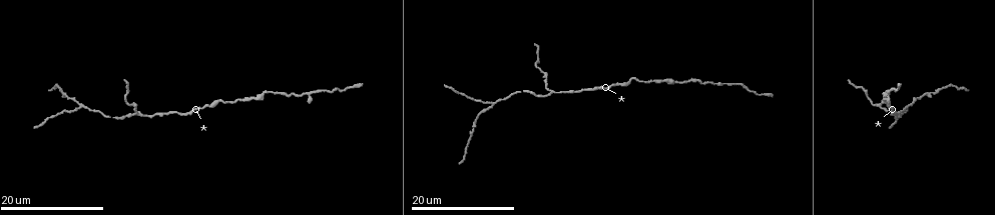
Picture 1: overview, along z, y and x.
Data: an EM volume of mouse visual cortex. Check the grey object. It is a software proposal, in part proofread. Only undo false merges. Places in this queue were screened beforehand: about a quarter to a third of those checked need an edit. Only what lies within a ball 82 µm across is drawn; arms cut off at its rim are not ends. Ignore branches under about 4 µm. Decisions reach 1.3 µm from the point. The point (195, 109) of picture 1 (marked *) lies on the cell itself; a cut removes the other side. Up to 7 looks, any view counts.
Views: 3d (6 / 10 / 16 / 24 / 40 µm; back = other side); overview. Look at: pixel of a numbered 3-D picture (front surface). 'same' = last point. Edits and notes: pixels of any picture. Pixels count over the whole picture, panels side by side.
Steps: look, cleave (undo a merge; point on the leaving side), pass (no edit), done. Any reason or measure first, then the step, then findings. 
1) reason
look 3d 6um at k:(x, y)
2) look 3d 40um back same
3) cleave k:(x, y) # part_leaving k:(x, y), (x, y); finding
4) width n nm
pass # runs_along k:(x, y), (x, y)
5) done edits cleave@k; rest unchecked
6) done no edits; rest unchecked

three arms meet
look 3d 24um at 1:(140, 115)

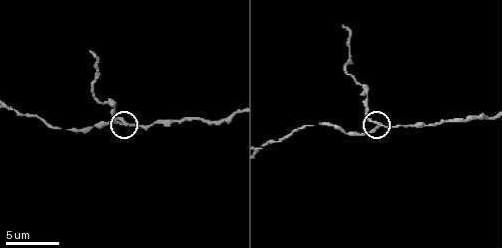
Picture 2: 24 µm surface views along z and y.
closer look
look 3d 6um at 2:(126, 125)

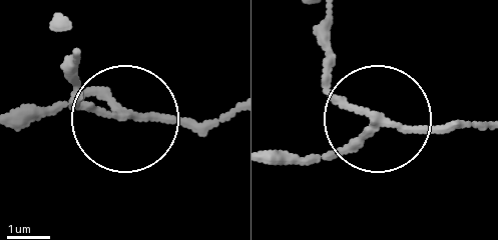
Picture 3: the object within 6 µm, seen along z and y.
side_arm 14 um
cleave 3:(324, 86) # part_leaving 3:(118, 117), (79, 107), (79, 64); a second cell is stuck on

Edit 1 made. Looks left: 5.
three arms meet
look 3d 24um at 1:(82, 104)

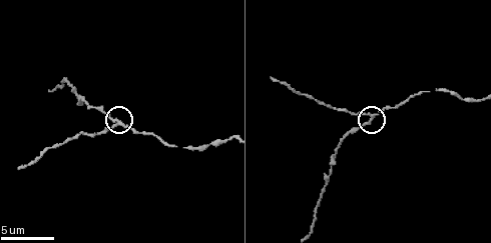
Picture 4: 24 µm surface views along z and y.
look 3d 6um at 4:(118, 123)

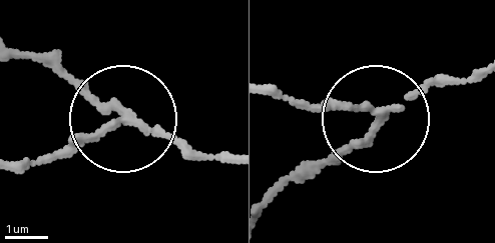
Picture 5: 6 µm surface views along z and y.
side_arm 12 um; arms 3
cleave 5:(81, 92) # two cells meet here

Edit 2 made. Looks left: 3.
sudden change in width
look 3d 24um at 1:(262, 93)

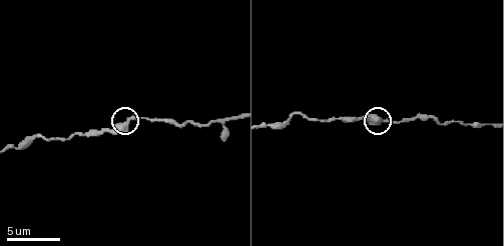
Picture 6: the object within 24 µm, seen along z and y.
closer look
look 3d 10um at 6:(129, 124)

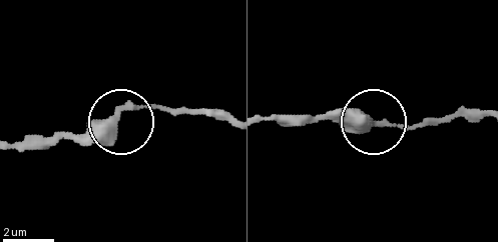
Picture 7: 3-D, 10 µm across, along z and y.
width 370 nm
pass # runs_along 7:(11, 146), (95, 140), (127, 110), (183, 108); one cell here

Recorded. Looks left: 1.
done edits cleave@3, cleave@5; rest unchecked

